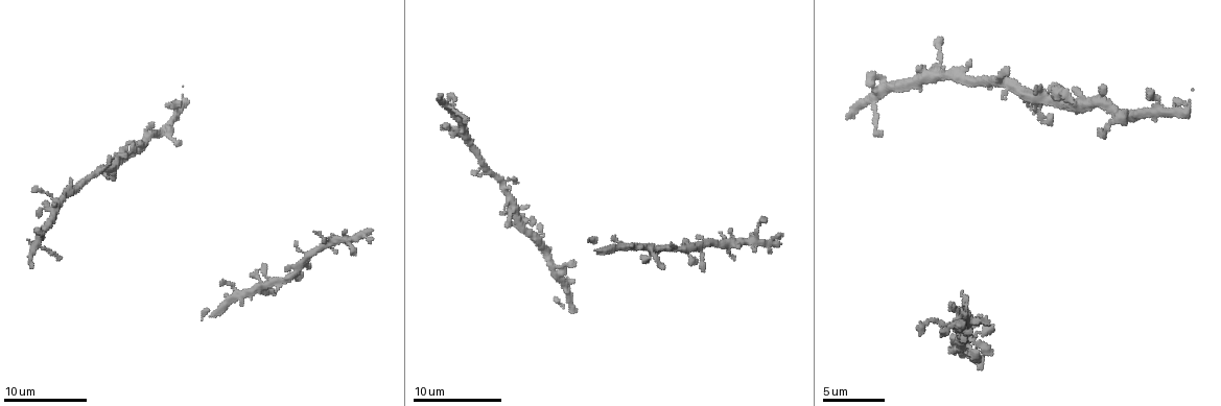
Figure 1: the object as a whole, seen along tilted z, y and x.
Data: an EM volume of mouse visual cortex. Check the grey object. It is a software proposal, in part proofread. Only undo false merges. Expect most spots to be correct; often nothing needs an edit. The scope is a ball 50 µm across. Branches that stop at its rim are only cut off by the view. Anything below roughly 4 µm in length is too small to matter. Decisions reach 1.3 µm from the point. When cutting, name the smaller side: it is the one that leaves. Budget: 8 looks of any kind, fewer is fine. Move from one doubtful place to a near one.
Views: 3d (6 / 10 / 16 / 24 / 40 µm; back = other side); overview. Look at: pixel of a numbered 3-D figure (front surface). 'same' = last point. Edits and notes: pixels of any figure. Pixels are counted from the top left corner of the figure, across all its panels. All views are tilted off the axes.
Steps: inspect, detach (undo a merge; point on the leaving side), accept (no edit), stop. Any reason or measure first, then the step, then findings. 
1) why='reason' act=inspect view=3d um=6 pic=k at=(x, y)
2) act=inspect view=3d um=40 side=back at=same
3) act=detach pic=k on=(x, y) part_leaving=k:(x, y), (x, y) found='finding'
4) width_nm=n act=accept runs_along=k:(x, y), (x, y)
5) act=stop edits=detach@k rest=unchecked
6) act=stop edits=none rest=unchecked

why='a fork' act=inspect view=3d um=10 pic=1 at=(553, 270)

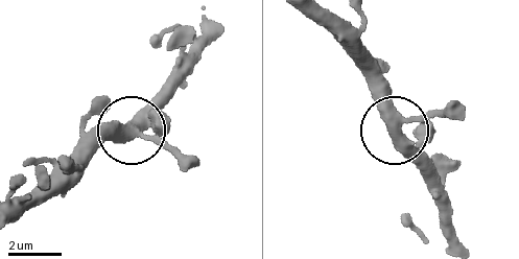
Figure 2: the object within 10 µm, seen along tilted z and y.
act=inspect view=3d um=10 side=back pic=2 at=(395, 135)

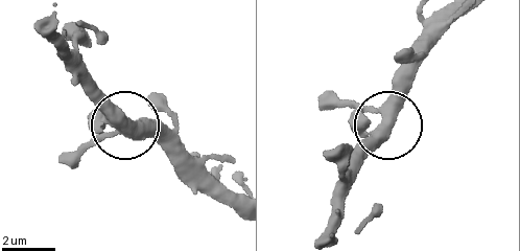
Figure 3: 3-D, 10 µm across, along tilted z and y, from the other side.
act=accept runs_along=3:(72, 166), (125, 123), (83, 85) found='one neuron here'

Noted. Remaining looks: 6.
why='three-way junction' act=inspect view=3d um=16 pic=1 at=(514, 202)

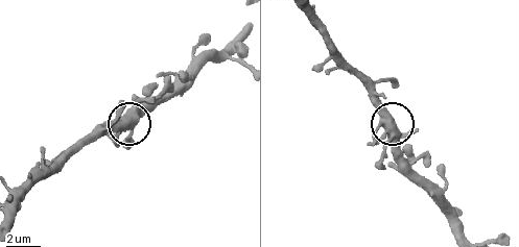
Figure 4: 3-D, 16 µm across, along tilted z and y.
width_nm=400 act=accept found='all the same neuron'

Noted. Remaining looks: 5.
why='thin arm on a thick one' act=inspect view=3d um=6 pic=1 at=(934, 70)

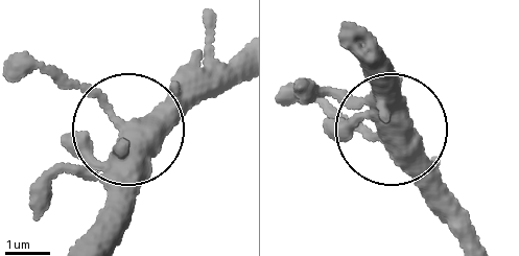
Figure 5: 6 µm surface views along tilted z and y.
act=inspect view=3d um=6 side=back pic=5 at=(385, 132)

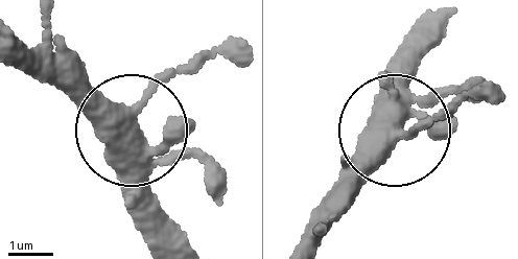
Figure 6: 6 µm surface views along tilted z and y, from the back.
act=accept runs_along=6:(22, 63), (127, 120), (199, 50) found='all the same neuron'

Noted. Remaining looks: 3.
why='a narrow waist' act=inspect view=3d um=10 pic=1 at=(616, 239)

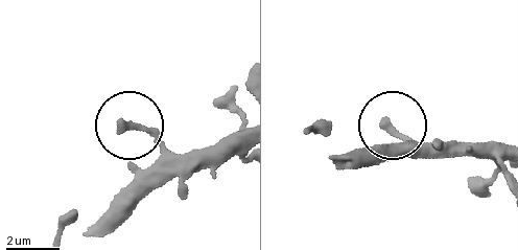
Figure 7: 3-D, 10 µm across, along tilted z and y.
act=accept found='all the same neuron'

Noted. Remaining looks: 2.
act=stop edits=none rest=unchecked

